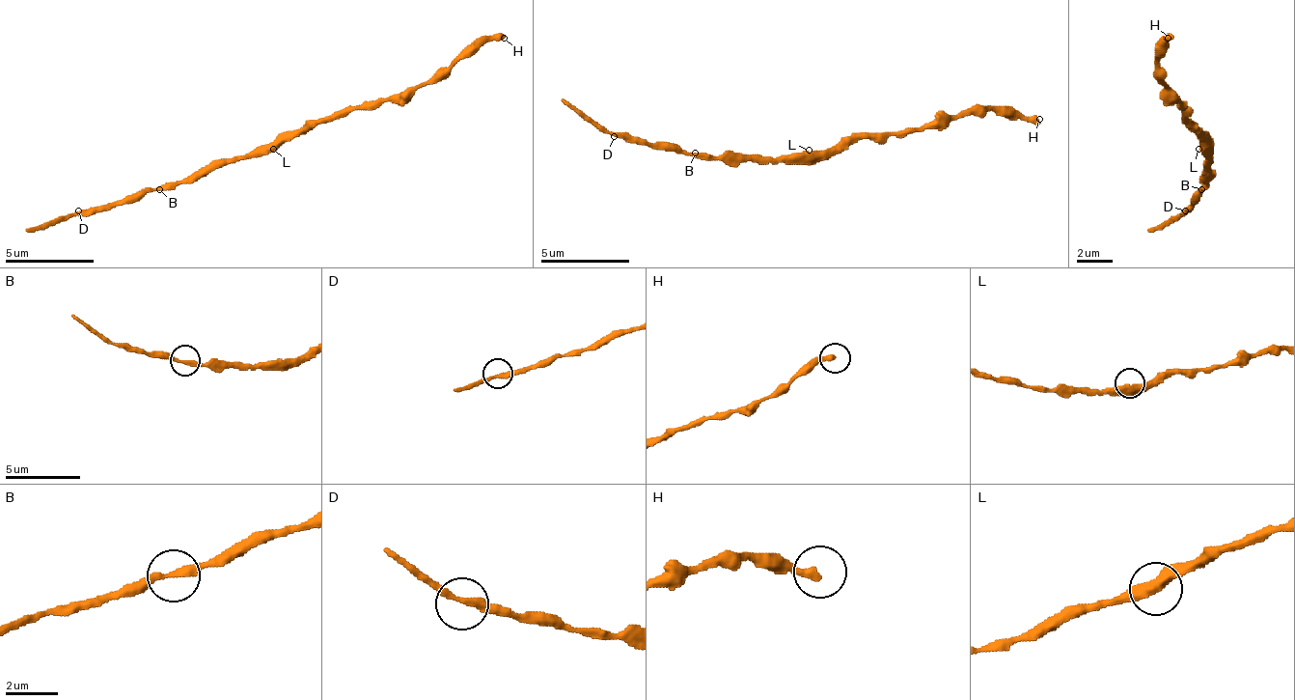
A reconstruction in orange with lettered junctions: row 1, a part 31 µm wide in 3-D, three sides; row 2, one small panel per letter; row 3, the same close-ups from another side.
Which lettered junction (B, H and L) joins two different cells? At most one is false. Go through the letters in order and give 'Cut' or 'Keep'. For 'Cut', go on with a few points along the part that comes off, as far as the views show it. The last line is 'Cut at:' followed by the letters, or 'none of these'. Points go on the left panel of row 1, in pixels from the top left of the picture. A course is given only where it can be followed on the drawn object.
B: Keep
H: Keep
L: Keep
Cut at: none of these

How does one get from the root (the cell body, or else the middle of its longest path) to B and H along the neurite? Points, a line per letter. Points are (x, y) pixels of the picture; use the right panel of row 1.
B: (1207, 149), (1207, 183), (1202, 188)
H: (1207, 149), (1207, 144), (1185, 122), (1185, 113), (1176, 95), (1163, 82), (1158, 50), (1168, 42), (1168, 38)

